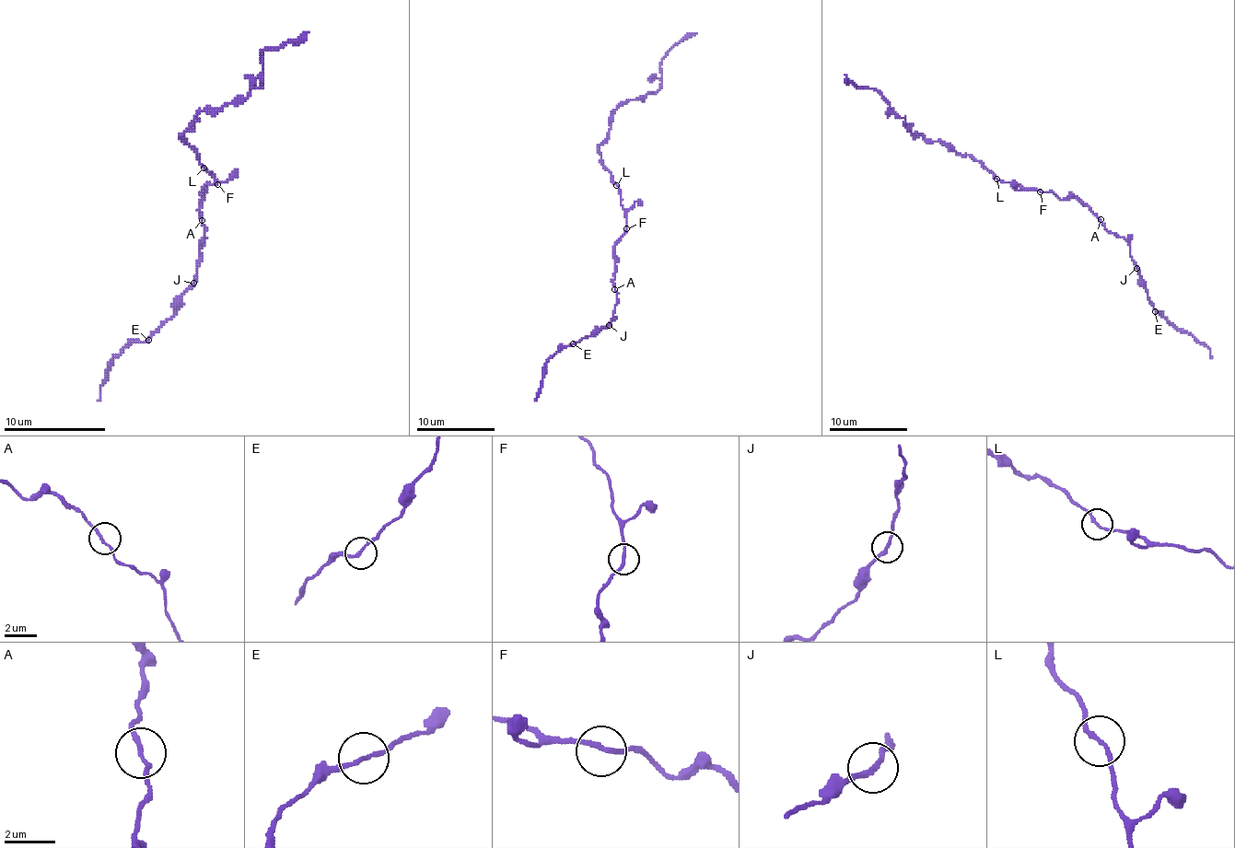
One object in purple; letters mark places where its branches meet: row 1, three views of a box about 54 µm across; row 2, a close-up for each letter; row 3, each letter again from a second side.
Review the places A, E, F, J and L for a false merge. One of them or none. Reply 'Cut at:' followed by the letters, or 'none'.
Cut at: none

